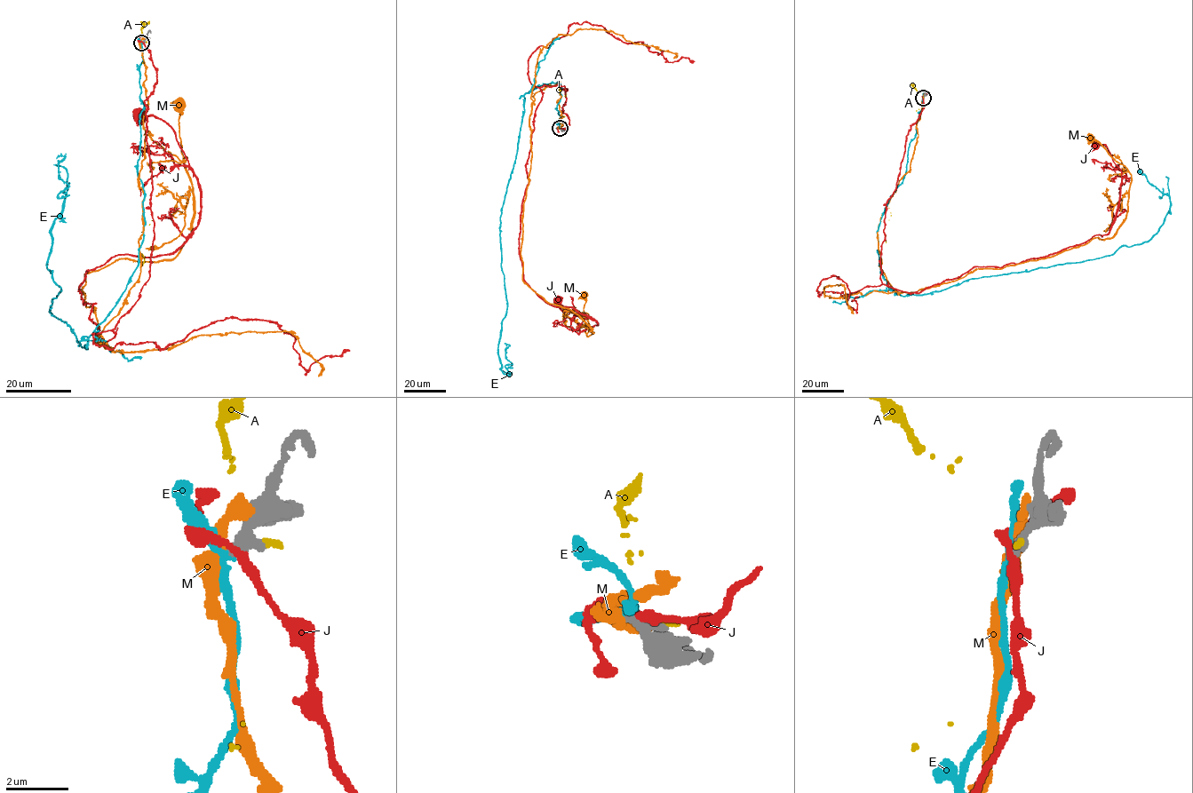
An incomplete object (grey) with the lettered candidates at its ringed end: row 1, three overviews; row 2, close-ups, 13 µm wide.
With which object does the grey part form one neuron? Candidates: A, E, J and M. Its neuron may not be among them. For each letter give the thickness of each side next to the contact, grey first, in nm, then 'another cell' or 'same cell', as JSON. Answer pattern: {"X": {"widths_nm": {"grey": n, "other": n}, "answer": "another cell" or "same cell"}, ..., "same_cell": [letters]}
{"A": {"widths_nm": {"grey": 300, "other": 120}, "answer": "another cell"}, "E": {"widths_nm": {"grey": 240, "other": 240}, "answer": "same cell"}, "J": {"widths_nm": {"grey": 380, "other": 280}, "answer": "another cell"}, "M": {"widths_nm": {"grey": 240, "other": 420}, "answer": "another cell"}, "same_cell": ["E"]}

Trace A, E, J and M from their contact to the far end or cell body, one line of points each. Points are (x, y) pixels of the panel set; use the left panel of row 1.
A: (145, 41), (142, 62), (140, 252), (144, 263), (141, 266)
E: (142, 43), (144, 238), (87, 349), (50, 313), (60, 291), (47, 265), (51, 233), (68, 186), (57, 158)
J: (143, 43), (149, 279), (102, 344), (85, 273), (171, 254), (199, 219), (173, 130), (138, 115)
M: (142, 43), (140, 274), (95, 343), (85, 274), (121, 259), (171, 260), (189, 236), (194, 200), (180, 105)

